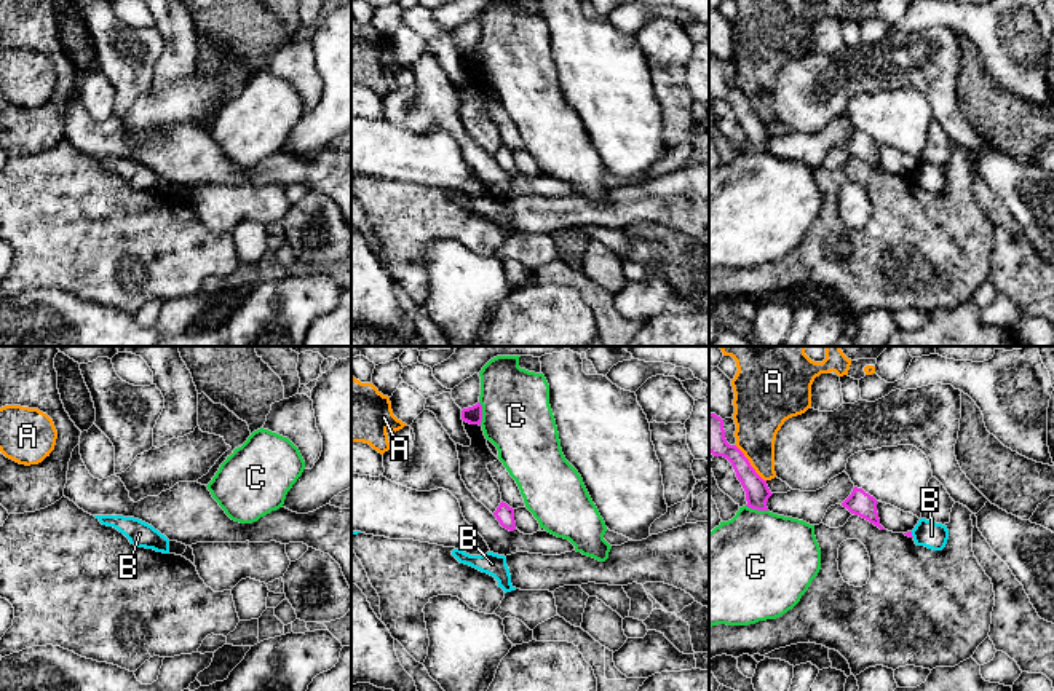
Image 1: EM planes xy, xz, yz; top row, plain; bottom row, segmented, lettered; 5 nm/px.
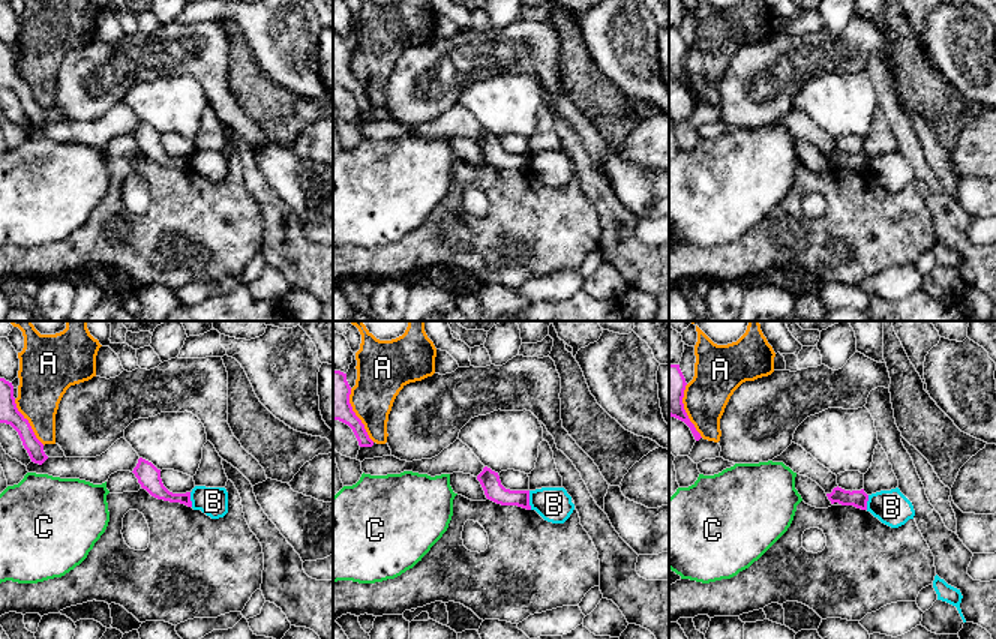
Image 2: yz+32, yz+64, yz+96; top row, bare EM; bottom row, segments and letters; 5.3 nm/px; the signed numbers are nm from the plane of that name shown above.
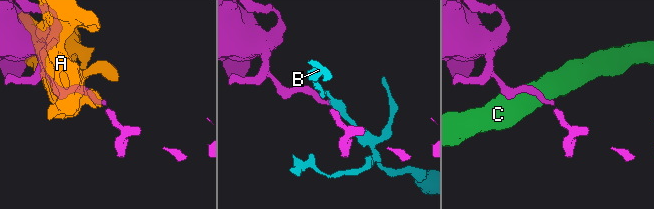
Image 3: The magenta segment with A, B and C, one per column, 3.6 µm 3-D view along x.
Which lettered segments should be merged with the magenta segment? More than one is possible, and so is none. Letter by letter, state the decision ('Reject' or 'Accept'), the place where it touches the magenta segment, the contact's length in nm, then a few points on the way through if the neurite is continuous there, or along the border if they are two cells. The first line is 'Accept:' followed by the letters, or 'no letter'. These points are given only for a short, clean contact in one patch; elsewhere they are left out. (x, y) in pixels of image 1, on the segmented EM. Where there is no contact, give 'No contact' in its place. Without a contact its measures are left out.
Accept: no letter
A: Reject. Touches magenta at yz (749, 463). Shared border 240 nm
B: Reject. Touches magenta at yz (911, 535). Shared border 40 nm. Boundary: yz (911, 532), (914, 537)
C: Reject. Touches magenta at xz (481, 414). Shared border 120 nm. Boundary: xz (478, 402), (481, 406), (481, 425)

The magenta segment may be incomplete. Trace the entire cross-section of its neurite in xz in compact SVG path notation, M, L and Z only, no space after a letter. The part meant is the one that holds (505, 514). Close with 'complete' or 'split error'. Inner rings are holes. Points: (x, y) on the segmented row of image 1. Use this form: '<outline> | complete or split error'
M501 501L493 515L503 528L509 531L516 530L514 509L509 507L506 503Z | complete

